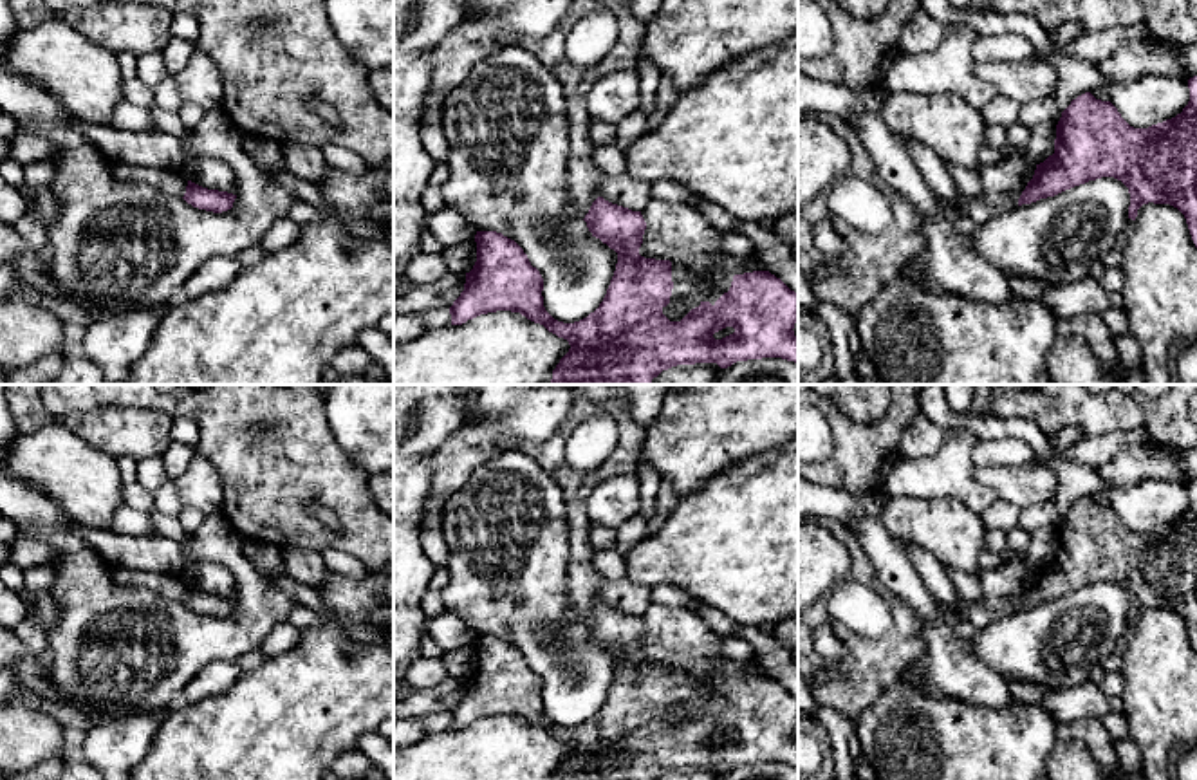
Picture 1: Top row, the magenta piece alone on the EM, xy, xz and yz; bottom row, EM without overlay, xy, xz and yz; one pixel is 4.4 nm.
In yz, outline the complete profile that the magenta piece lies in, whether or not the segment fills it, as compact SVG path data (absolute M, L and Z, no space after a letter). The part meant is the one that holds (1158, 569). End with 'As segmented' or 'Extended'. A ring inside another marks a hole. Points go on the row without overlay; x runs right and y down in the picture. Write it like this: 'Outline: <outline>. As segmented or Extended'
Outline: M1197 480L1188 484L1188 493L1190 506L1183 516L1148 533L1130 531L1110 506L1096 504L1090 497L1078 500L1056 529L1054 558L1036 569L1033 583L1016 596L962 601L959 608L950 610L955 634L971 639L979 630L1016 610L1054 601L1089 585L1114 581L1128 592L1128 623L1136 625L1143 608L1170 608L1184 619L1197 652Z. Extended

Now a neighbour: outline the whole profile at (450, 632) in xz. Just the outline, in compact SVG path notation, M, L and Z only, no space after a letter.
M448 610L430 618L426 636L441 648L442 655L475 645L477 639L469 625Z

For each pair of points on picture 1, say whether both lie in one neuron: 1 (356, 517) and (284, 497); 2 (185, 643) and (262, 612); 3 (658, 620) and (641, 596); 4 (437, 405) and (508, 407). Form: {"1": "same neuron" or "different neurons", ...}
{"1": "same neuron", "2": "same neuron", "3": "different neurons", "4": "different neurons"}

